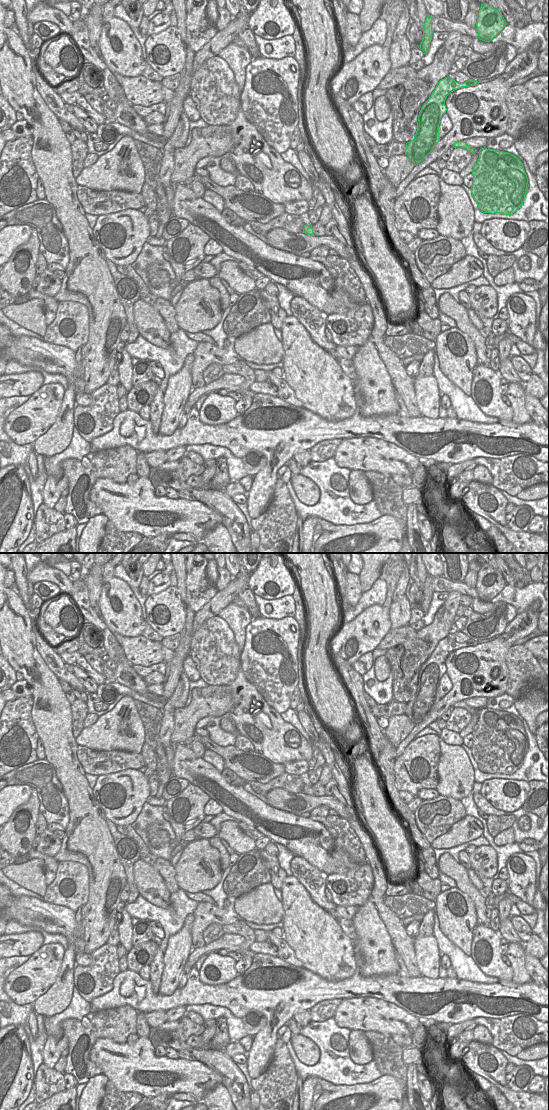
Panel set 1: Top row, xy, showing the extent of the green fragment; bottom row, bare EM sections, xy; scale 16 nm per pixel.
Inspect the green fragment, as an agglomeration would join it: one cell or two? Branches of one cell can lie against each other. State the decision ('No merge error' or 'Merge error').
Merge error

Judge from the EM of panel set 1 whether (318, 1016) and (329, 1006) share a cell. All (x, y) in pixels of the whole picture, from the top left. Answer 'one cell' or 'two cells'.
one cell

